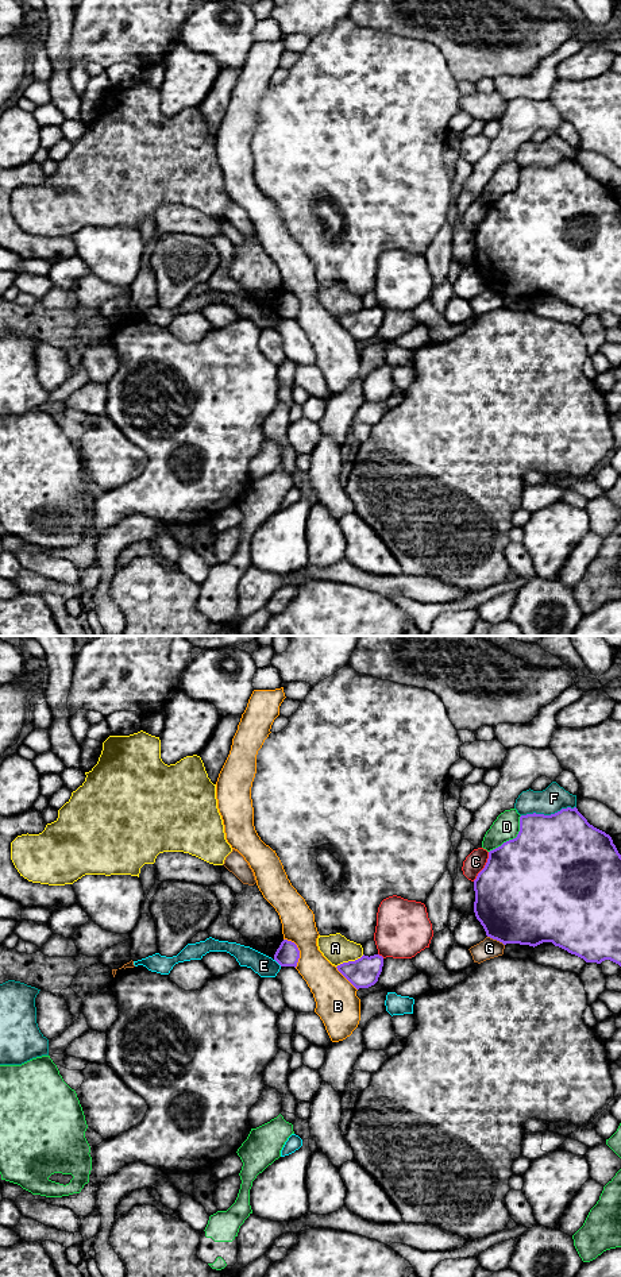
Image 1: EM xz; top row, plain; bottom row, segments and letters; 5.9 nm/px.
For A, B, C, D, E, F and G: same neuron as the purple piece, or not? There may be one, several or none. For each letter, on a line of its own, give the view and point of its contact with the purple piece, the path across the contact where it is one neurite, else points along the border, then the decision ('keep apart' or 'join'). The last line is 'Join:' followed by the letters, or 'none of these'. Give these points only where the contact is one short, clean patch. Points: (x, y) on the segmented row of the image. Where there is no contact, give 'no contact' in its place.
A: xz (350, 961) | keep apart
B: xz (299, 951) | keep apart
C: xz (485, 867) | keep apart
D: xz (513, 838) | keep apart
E: xz (278, 963) | keep apart
F: xz (548, 816) | keep apart
G: xz (496, 938) | keep apart
Join: none of these

